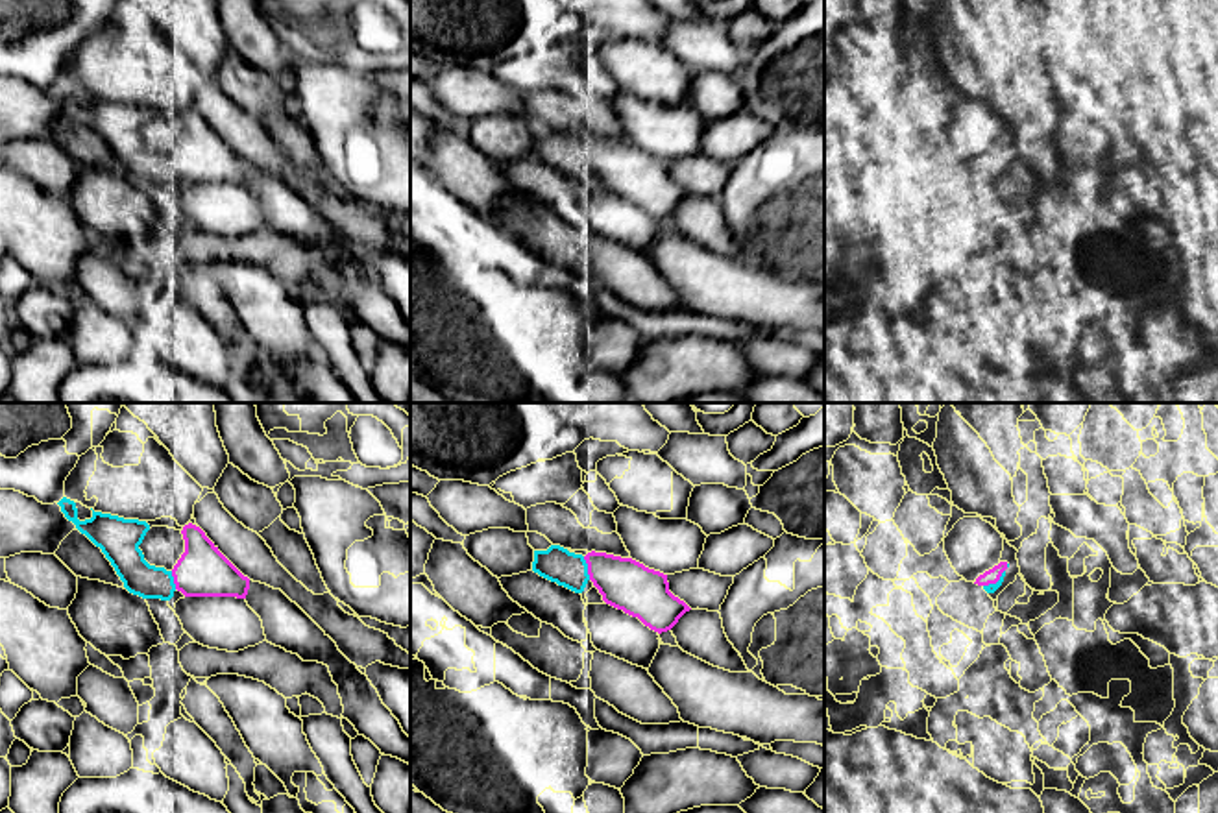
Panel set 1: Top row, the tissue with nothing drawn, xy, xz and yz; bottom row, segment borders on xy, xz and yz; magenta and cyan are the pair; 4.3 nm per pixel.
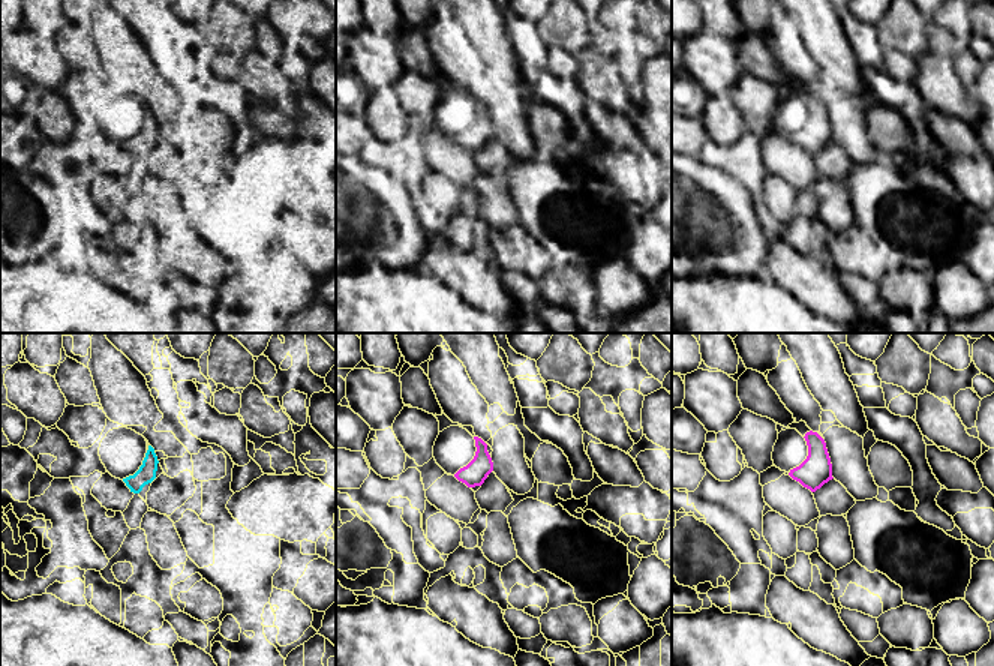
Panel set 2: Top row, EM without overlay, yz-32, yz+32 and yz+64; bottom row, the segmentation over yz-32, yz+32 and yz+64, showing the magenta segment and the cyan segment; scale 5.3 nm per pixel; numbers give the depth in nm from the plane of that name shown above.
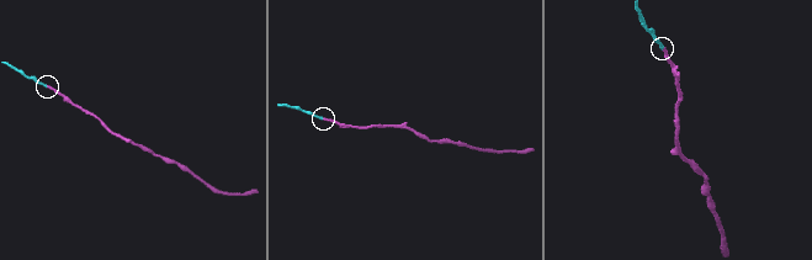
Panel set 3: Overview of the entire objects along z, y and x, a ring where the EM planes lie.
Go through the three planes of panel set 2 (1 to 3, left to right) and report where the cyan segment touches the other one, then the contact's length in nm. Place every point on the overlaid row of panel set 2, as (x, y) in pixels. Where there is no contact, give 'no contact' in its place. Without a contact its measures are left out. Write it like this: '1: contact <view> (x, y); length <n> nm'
1: no contact
2: no contact
3: no contact

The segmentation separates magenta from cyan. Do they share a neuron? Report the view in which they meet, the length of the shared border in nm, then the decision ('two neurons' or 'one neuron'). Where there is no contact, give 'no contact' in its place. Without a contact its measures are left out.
contact in xz; length 110 nm; one neuron

